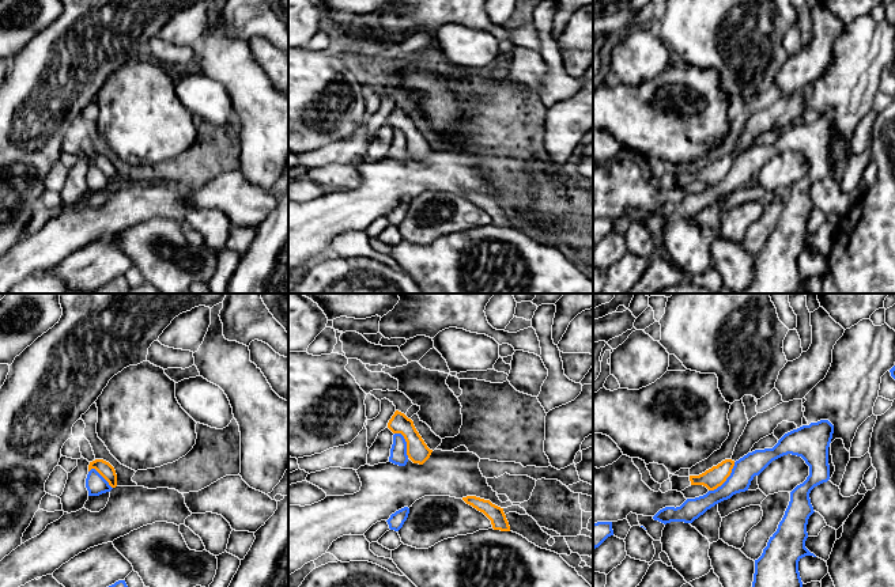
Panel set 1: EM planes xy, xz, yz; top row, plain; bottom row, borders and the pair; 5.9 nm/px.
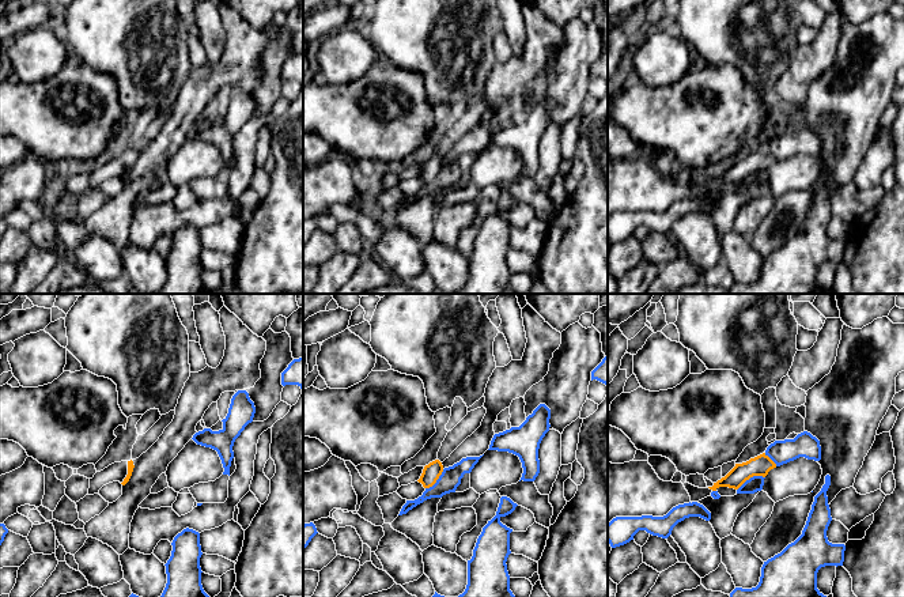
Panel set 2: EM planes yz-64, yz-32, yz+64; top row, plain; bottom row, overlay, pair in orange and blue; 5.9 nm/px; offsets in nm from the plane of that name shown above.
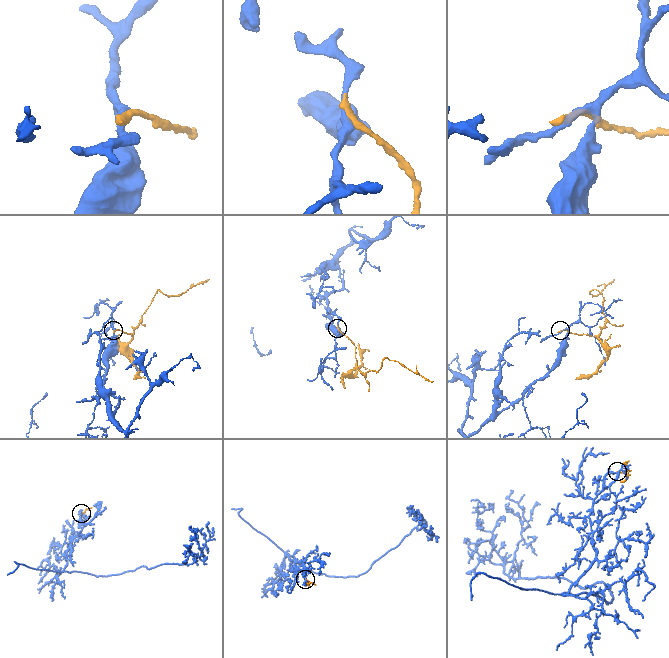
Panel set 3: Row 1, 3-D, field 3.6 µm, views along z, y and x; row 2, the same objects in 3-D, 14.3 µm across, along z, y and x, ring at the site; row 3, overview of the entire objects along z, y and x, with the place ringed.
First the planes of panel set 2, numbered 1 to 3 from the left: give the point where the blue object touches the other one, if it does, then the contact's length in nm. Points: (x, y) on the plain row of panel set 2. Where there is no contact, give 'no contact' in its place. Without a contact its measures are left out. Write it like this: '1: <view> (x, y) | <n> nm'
1: no contact
2: yz-32 (437, 174) | 160 nm
3: yz+64 (751, 172) | 190 nm

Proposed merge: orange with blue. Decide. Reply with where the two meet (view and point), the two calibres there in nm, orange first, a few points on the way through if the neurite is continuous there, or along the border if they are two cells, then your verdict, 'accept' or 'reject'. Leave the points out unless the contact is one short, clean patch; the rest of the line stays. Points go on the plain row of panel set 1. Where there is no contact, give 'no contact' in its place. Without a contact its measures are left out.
meets orange in yz at (725, 175); 120 nm thick on the orange side, 140 nm on the other; reject

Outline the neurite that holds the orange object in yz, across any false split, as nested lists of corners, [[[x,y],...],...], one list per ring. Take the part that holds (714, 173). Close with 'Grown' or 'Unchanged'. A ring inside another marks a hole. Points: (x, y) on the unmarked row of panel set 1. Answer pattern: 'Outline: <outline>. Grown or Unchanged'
Outline: [[[725,155],[699,171],[690,171],[691,181],[703,181],[709,186],[714,186],[726,177],[732,168],[733,162],[734,156]]]. Unchanged

